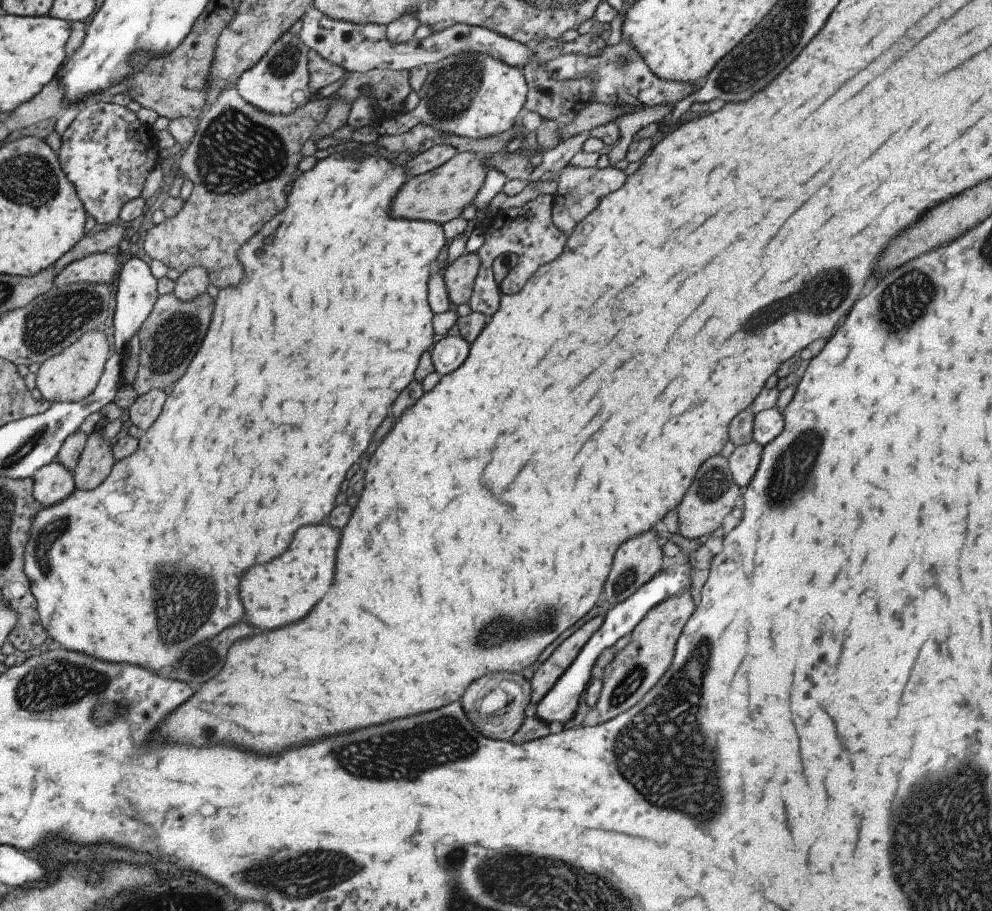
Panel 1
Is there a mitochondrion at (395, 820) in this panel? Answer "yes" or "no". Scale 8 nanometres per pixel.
no

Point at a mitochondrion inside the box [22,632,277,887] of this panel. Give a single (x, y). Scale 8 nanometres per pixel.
(197, 663)

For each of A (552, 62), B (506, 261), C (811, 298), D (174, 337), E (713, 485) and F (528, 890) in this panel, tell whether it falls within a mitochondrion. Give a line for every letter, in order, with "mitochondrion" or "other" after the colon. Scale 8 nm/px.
A: other
B: other
C: mitochondrion
D: mitochondrion
E: mitochondrion
F: mitochondrion

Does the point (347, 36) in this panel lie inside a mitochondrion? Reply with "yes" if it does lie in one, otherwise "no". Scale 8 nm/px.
no

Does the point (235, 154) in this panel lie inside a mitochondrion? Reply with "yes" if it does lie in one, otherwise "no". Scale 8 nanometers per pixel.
yes

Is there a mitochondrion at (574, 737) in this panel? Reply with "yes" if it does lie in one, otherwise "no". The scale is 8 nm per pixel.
no

